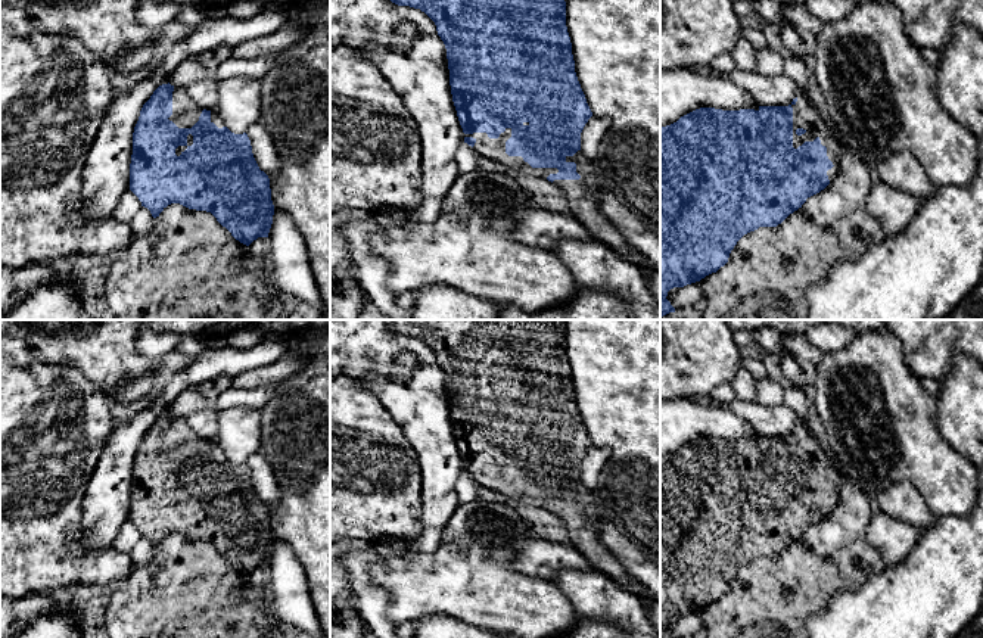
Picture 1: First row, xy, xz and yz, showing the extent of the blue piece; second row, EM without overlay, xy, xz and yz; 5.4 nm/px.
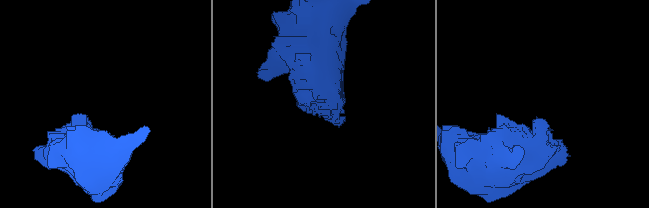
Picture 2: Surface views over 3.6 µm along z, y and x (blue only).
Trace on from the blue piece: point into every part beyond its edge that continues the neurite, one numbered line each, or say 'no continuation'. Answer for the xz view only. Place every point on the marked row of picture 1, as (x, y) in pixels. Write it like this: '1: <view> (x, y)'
1: xz (494, 149)

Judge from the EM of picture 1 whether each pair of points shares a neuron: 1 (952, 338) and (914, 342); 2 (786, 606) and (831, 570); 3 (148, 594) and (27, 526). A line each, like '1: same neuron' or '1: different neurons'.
1: same neuron
2: same neuron
3: different neurons

